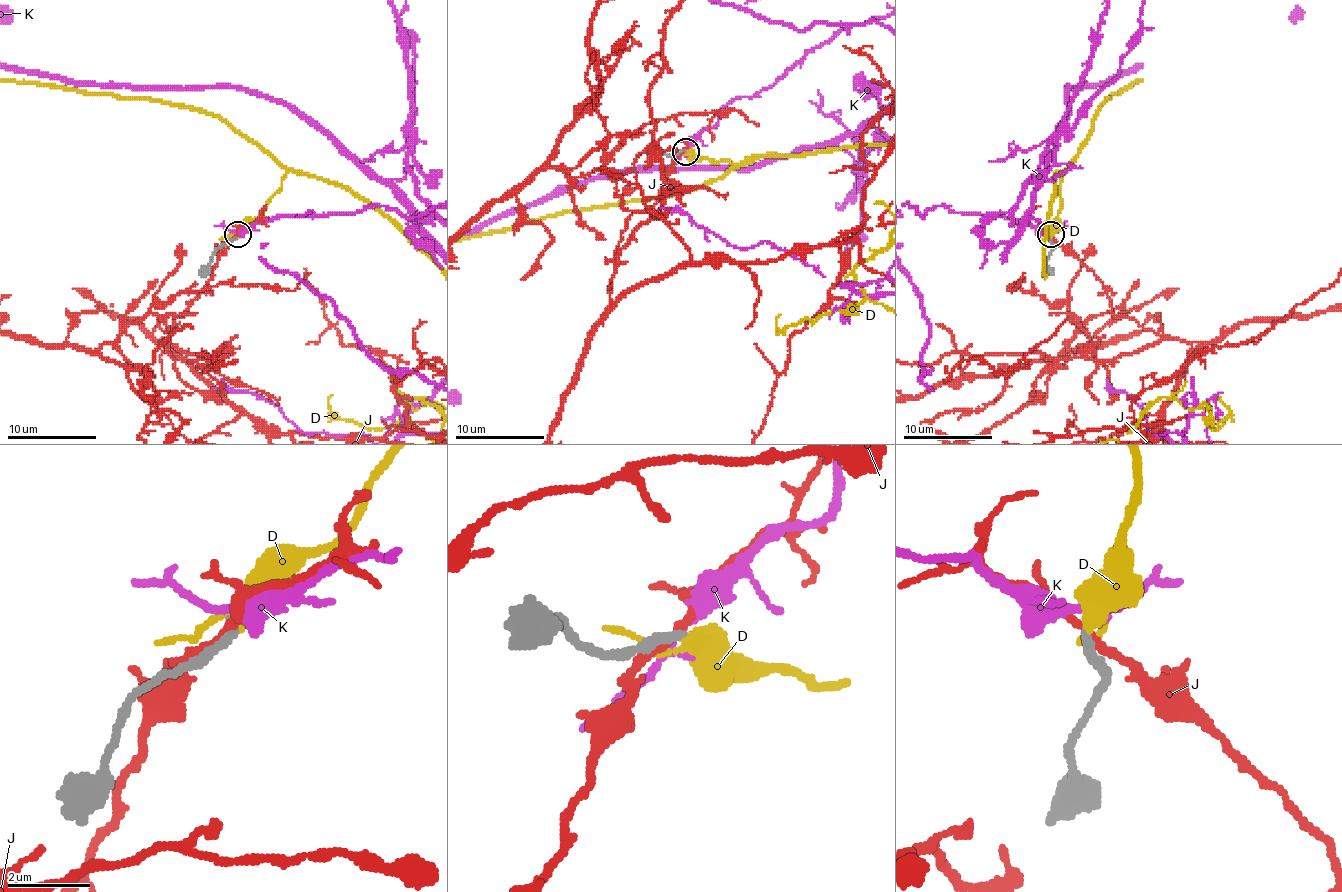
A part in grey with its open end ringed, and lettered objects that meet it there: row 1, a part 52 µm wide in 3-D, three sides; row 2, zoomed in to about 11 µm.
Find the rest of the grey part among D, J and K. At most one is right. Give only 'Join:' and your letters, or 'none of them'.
Join: D

